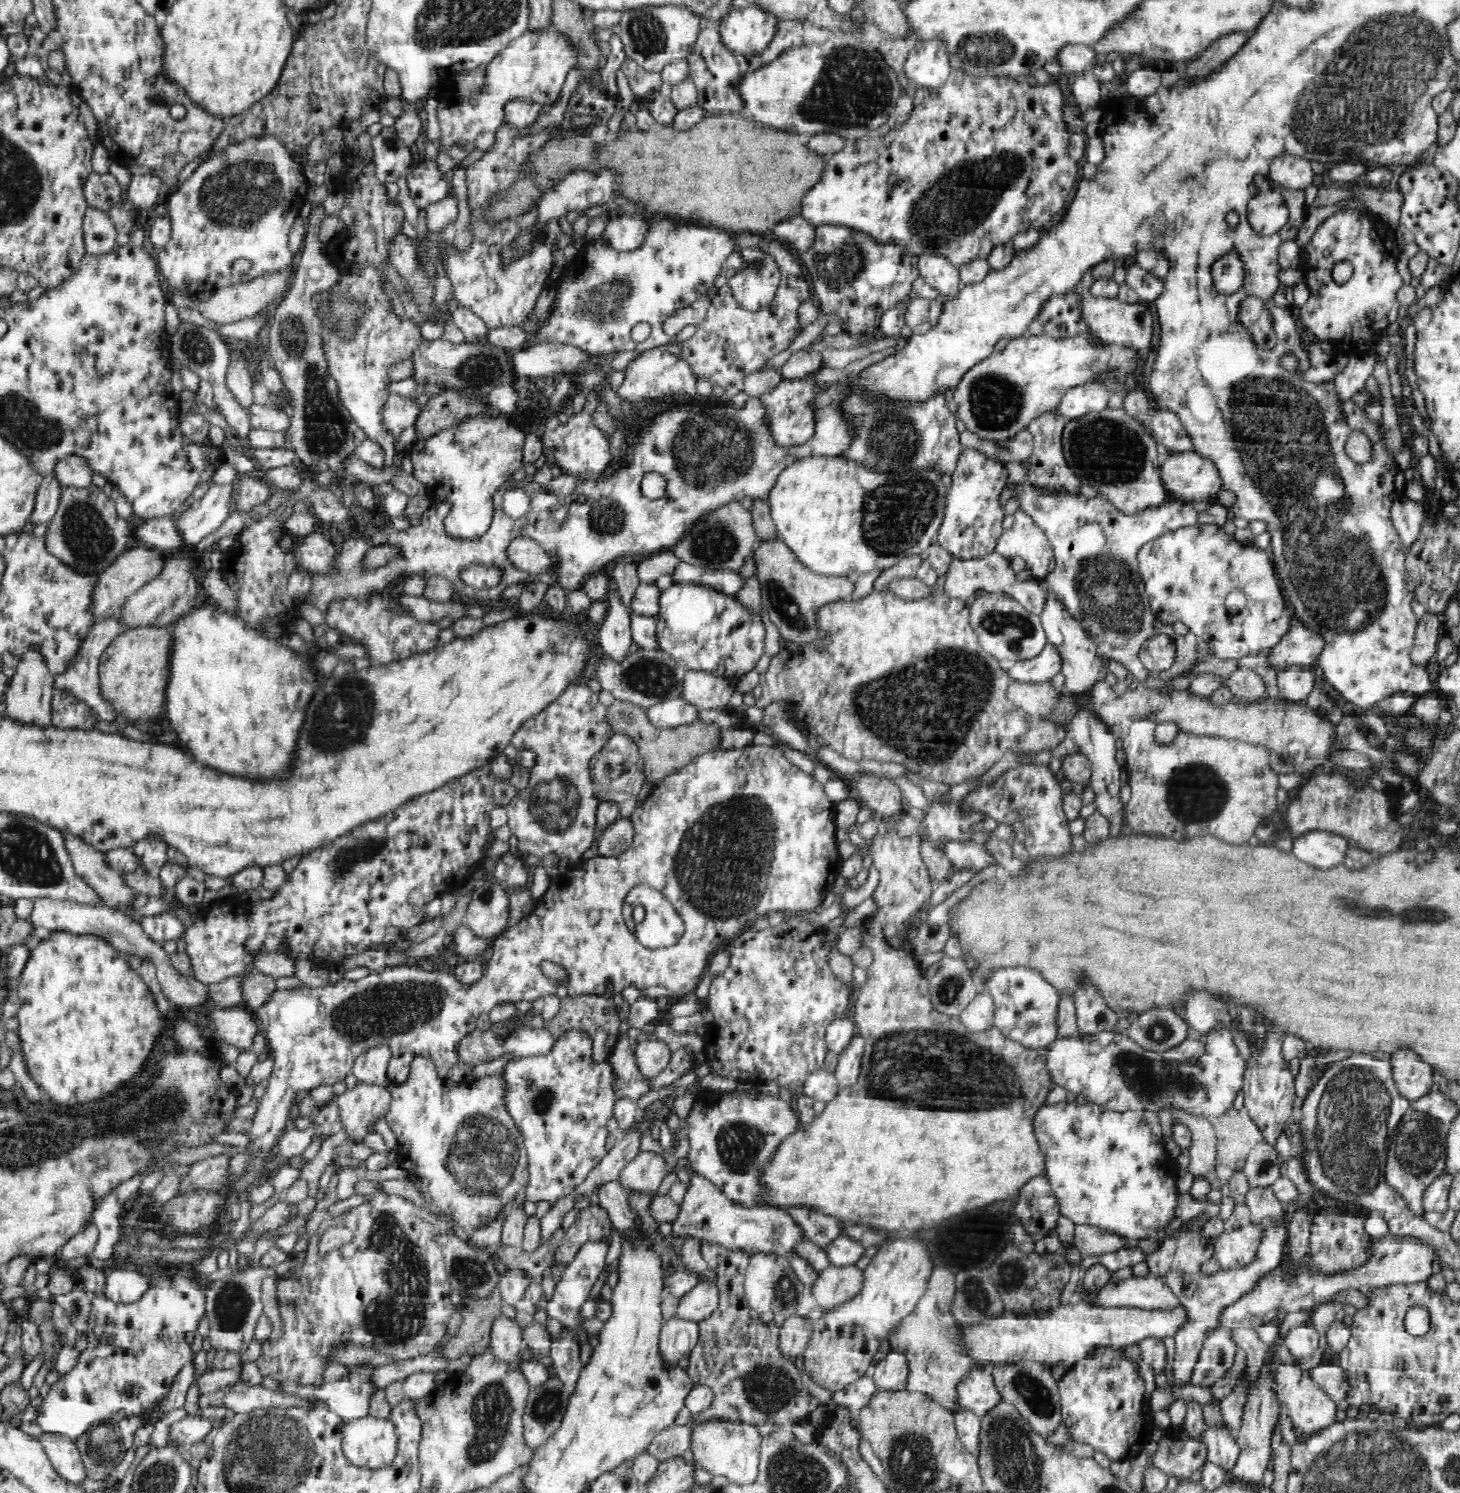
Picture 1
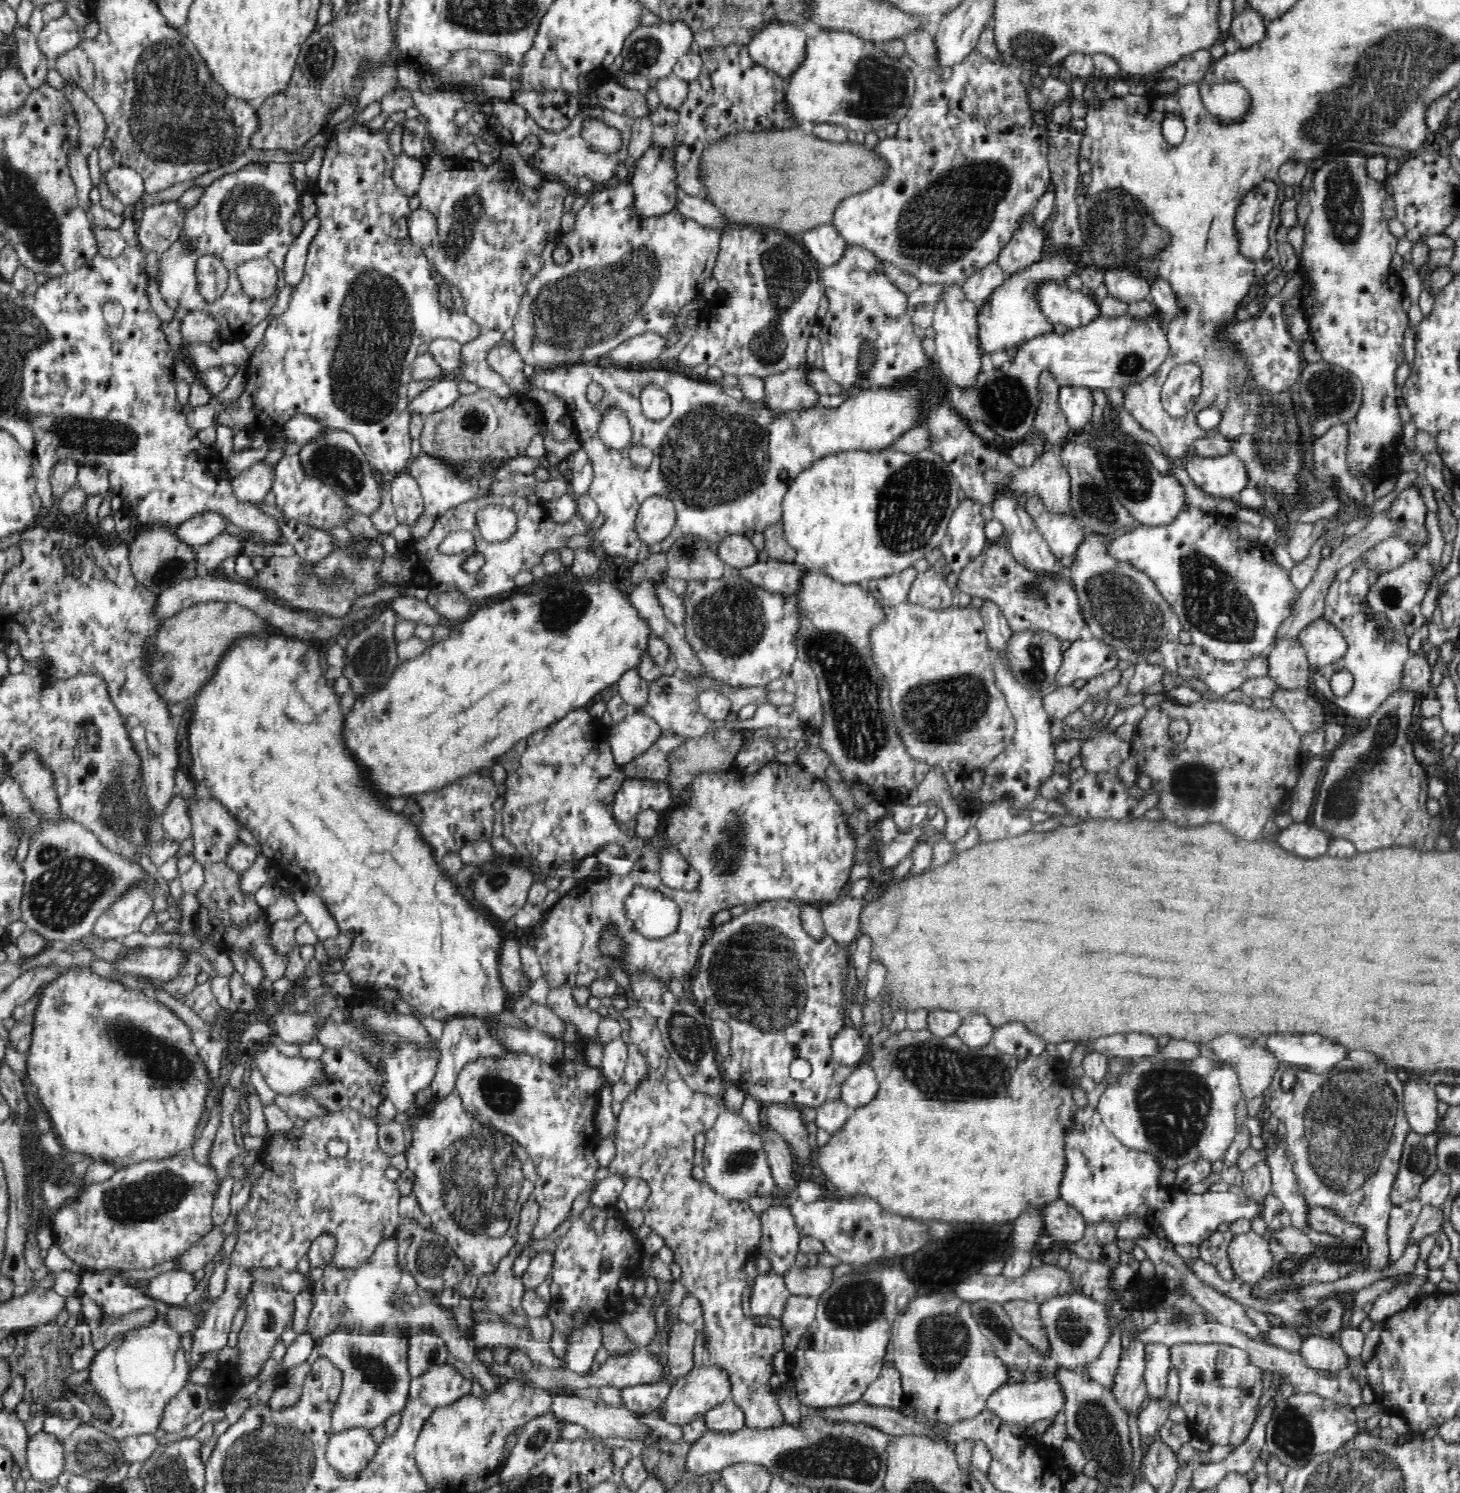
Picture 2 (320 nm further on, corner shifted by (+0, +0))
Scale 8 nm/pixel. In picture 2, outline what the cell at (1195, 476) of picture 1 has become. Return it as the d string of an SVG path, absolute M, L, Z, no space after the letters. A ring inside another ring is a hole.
M1233 453L1206 458L1192 455L1183 466L1202 492L1216 498L1226 498L1238 504L1239 492L1247 486L1243 462Z

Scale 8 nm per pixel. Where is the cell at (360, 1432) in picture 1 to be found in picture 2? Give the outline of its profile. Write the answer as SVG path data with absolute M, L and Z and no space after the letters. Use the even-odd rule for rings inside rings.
M347 1428L332 1433L327 1444L327 1461L343 1477L356 1477L376 1454L378 1443L366 1428Z

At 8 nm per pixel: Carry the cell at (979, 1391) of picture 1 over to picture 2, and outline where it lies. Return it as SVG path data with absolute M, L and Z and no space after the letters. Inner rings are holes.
M1051 1376L1040 1378L1035 1382L1006 1382L986 1399L987 1409L1015 1429L1030 1429L1036 1421L1056 1416L1062 1410L1063 1404L1064 1397L1060 1385Z

